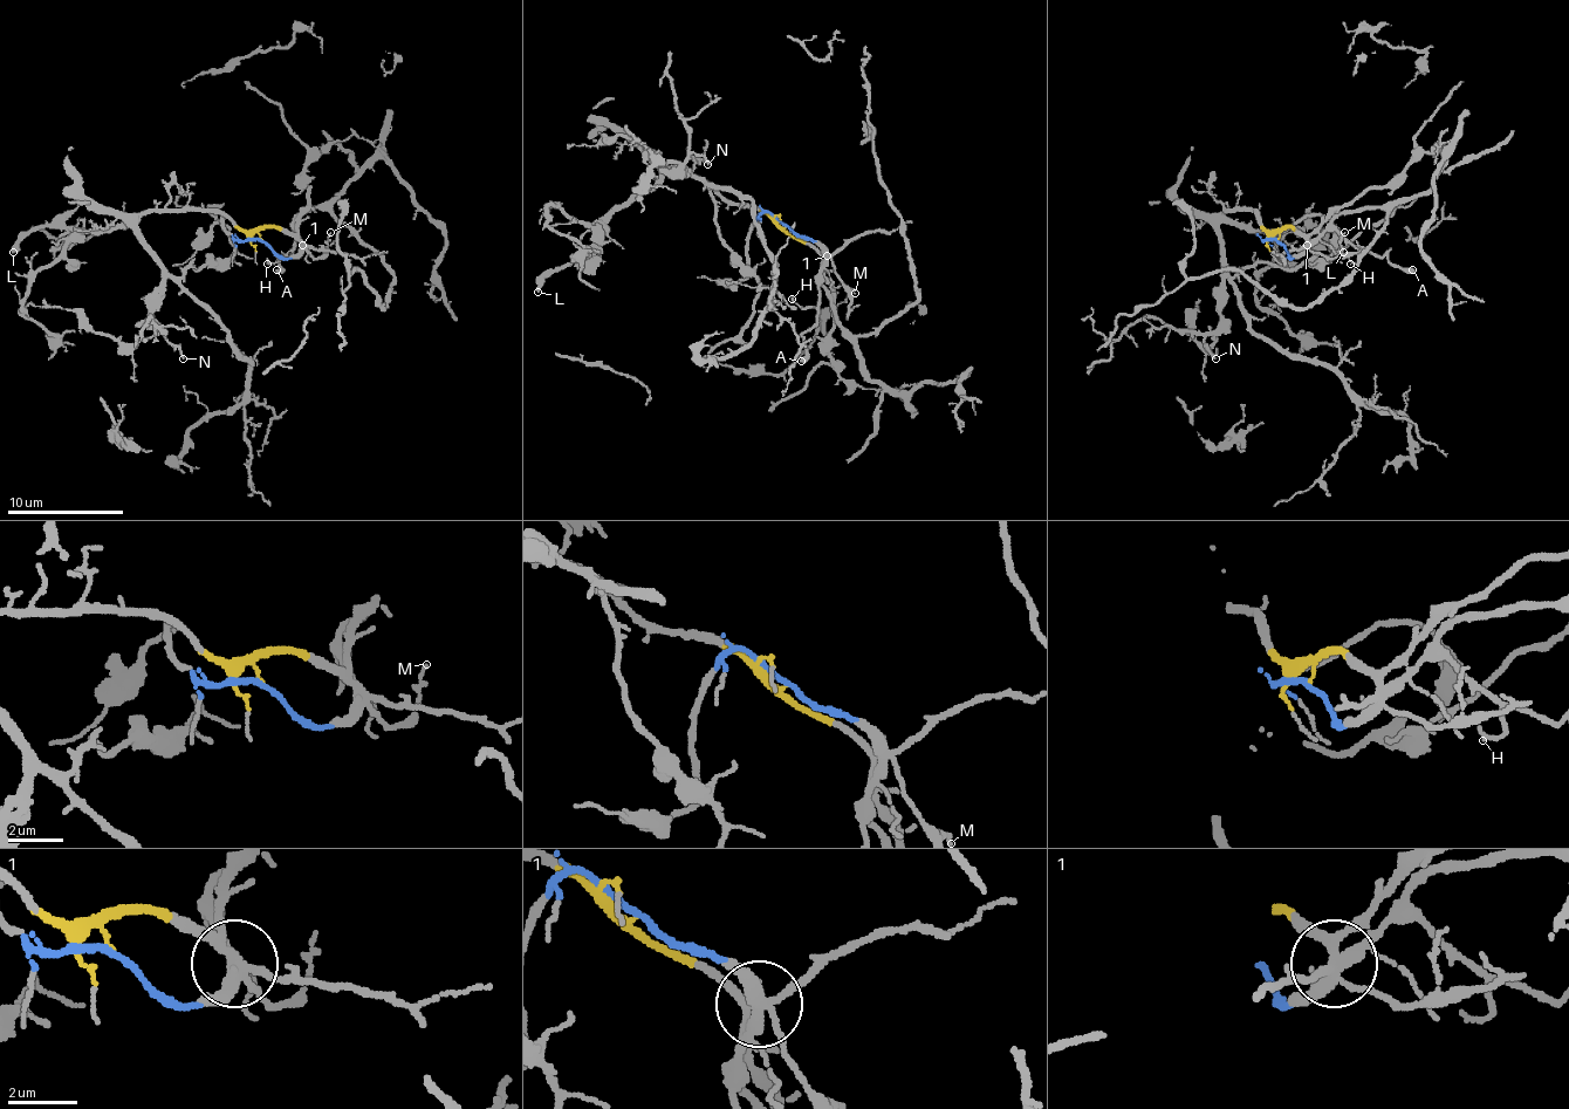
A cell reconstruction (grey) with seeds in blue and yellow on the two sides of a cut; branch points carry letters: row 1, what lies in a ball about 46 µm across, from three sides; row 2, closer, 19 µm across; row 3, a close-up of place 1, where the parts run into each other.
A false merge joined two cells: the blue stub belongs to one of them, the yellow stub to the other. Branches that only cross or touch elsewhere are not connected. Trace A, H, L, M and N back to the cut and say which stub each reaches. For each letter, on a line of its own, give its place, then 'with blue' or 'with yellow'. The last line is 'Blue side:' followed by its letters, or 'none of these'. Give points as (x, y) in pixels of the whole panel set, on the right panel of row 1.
A: at (1412, 269); with blue
H: at (1350, 264); with blue
L: at (1343, 252); with yellow
M: at (1344, 232); with yellow
N: at (1215, 358); with yellow
Blue side: A, H

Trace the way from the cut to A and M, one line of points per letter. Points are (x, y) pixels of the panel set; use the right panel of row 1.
A: (1278, 241), (1294, 259), (1327, 230), (1338, 230), (1364, 250), (1413, 271)
M: (1278, 241), (1283, 230), (1292, 227), (1309, 247), (1333, 259), (1341, 250), (1344, 233)

